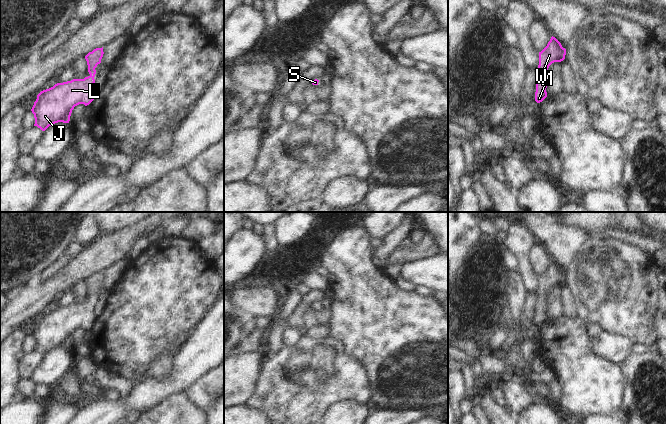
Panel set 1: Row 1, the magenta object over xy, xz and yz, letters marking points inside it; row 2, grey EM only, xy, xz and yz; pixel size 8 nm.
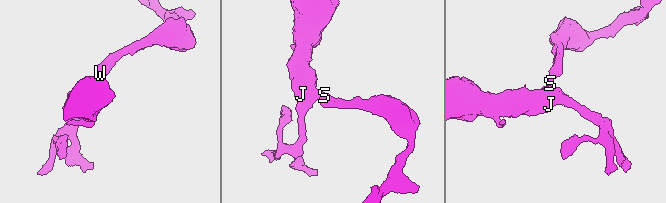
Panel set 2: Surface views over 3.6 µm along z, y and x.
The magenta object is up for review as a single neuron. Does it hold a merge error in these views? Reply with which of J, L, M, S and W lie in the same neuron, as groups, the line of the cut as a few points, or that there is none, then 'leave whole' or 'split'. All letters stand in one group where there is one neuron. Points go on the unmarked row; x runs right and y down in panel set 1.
groups J L M S W; cut none; leave whole

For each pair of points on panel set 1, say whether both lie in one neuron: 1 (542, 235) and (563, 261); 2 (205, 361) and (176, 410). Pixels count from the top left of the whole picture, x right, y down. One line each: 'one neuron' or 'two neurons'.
1: one neuron
2: two neurons

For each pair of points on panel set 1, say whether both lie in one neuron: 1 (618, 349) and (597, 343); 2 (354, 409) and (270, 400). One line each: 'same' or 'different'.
1: same
2: different

